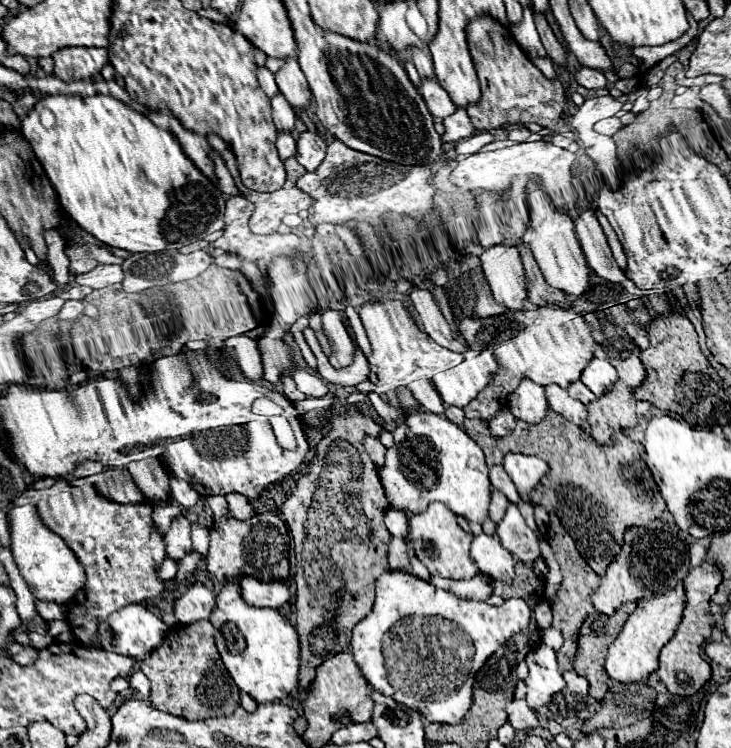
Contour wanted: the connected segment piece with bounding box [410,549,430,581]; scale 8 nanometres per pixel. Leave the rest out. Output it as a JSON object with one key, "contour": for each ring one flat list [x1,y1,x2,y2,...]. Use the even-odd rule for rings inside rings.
{"contour":[[410,549,410,565,412,565,412,575,416,575,416,577,420,577,420,579,424,579,424,581,428,581,430,579,430,571,428,571,428,567,414,555,414,551]]}

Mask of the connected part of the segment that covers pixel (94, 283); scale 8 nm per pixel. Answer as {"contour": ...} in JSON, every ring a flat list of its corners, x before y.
{"contour":[[98,265,88,273,82,273,76,277,78,285,88,285,92,289,104,289,114,283,122,283,124,273,120,265]]}

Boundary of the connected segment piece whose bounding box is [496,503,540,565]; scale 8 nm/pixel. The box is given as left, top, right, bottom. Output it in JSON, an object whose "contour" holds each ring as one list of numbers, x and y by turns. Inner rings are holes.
{"contour":[[510,503,504,519,498,523,498,537,502,541,502,545,522,563,530,565,536,557,540,557,540,549,538,549,538,539,534,535,534,531,526,525,524,517,520,515,518,507]]}

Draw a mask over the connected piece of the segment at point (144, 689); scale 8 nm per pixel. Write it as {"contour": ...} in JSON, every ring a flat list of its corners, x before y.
{"contour":[[134,671,130,675,130,687,136,689,142,697,148,697,150,695,150,681,148,681,148,677,142,671]]}

